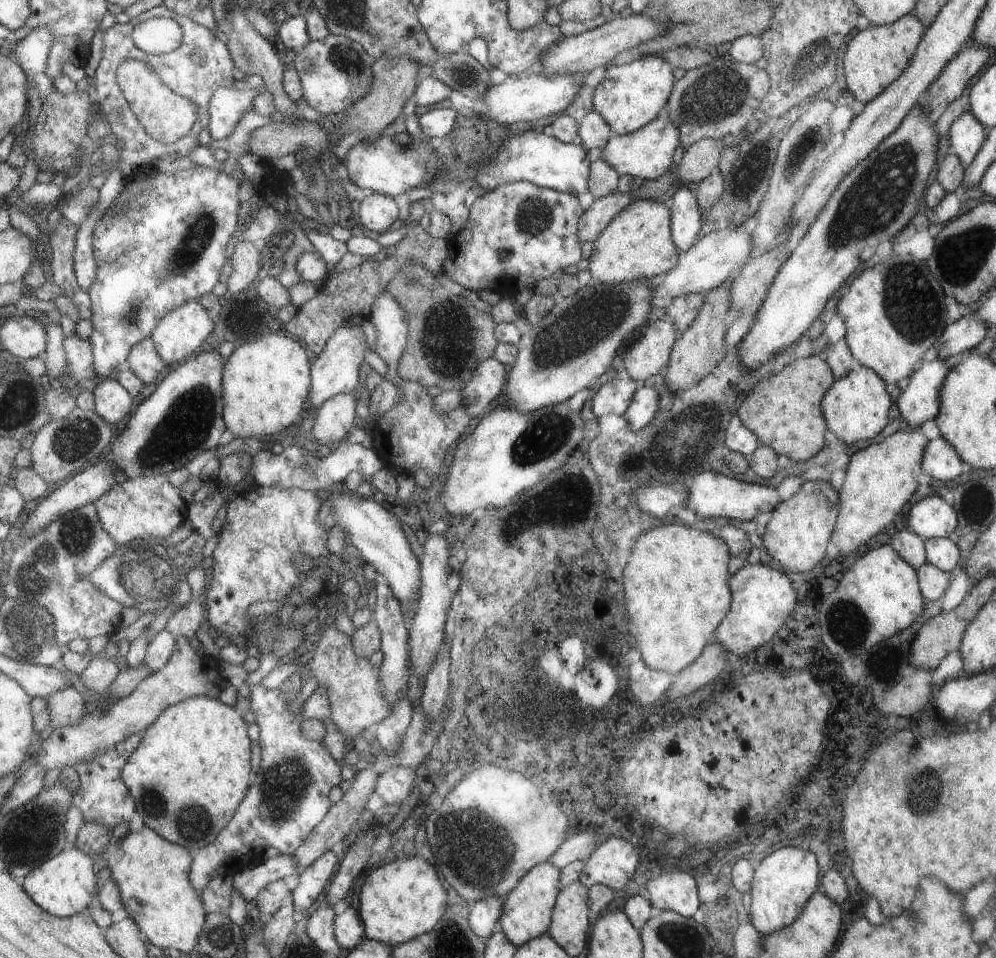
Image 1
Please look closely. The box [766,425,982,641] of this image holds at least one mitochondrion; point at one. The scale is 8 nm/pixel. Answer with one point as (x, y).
(850, 615)

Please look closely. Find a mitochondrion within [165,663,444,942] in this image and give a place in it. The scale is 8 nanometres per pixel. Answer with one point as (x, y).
(284, 784)

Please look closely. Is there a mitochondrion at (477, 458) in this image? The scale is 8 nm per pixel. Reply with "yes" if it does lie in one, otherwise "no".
no

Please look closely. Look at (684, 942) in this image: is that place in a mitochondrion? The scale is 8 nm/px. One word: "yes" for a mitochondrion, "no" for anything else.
yes

